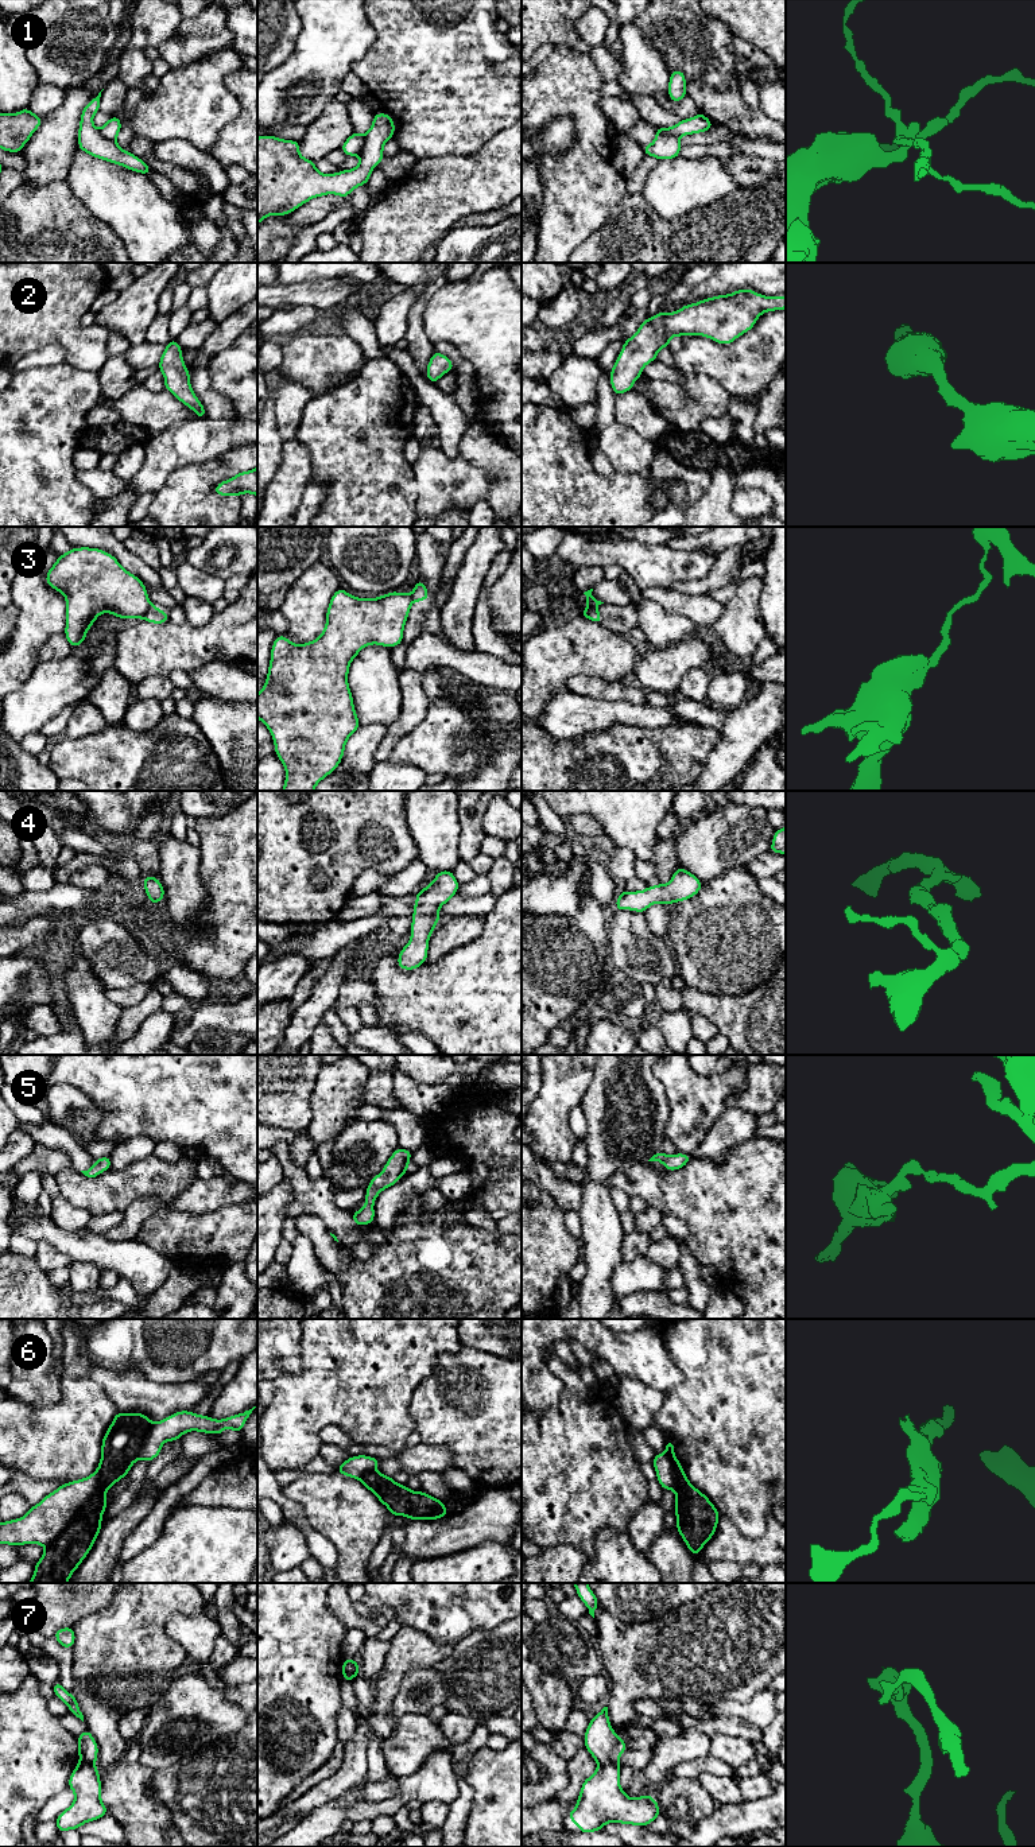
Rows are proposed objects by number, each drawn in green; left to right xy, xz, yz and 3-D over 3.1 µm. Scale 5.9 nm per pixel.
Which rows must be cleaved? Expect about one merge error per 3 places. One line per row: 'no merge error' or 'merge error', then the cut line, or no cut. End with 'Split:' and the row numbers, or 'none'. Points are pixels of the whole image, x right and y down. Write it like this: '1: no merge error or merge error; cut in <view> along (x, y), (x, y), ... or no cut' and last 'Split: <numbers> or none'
1: merge error; cut in yz along (656, 132), (667, 132), (678, 138)
2: no merge error; no cut
3: merge error; cut in xy along (151, 605), (142, 617)
4: no merge error; no cut
5: no merge error; no cut
6: merge error; cut in xy along (99, 1469), (96, 1492), (46, 1547)
7: merge error; cut in yz along (617, 1762), (599, 1765)
Split: 1, 3, 6, 7

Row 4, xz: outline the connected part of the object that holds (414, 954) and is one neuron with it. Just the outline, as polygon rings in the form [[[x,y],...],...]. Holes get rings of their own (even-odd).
[[[451,870],[437,872],[435,878],[422,890],[418,890],[414,903],[411,940],[402,948],[398,966],[403,970],[415,970],[427,961],[429,939],[439,921],[439,908],[446,904],[460,888]]]

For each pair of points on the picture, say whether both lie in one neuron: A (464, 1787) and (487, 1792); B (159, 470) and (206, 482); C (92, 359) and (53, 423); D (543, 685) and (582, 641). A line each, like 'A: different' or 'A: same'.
A: different
B: different
C: different
D: same

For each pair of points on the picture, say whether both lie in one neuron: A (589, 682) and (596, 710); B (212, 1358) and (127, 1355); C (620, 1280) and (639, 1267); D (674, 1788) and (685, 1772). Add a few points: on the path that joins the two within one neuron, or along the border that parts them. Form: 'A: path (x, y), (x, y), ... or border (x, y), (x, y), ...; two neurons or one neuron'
A: border (565, 689), (599, 699), (624, 702); two neurons
B: path (190, 1373), (162, 1373), (148, 1365); one neuron
C: path (624, 1280), (635, 1271); one neuron
D: border (673, 1774), (696, 1778); two neurons

